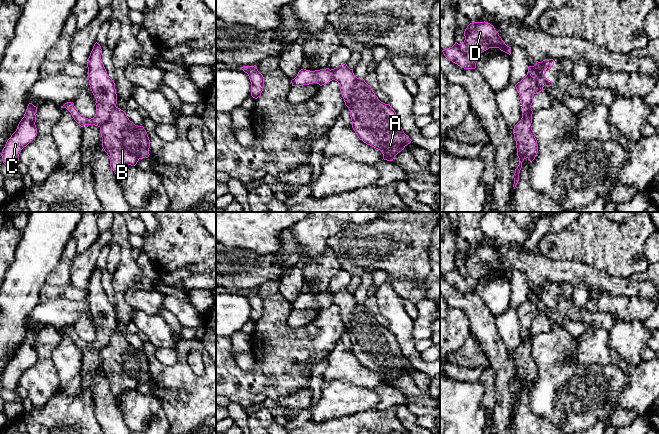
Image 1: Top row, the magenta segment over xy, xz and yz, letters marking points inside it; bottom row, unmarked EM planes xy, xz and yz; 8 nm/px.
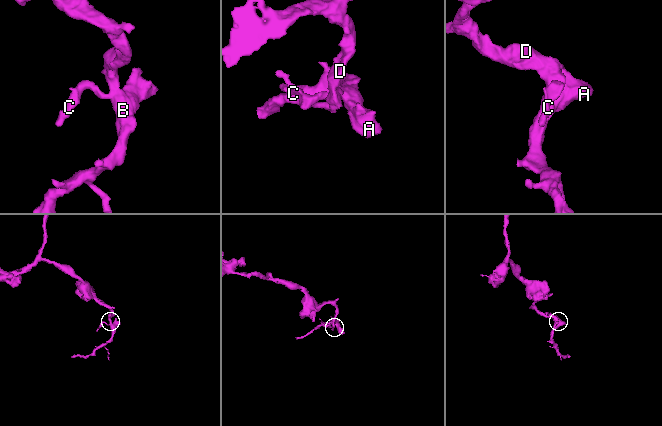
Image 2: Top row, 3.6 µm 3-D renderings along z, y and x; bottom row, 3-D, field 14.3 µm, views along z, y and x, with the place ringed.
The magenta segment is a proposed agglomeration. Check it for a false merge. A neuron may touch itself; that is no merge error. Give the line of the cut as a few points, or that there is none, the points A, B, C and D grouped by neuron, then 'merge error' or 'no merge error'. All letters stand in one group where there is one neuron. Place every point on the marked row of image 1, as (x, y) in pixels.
cut xy (115, 105), (111, 109), (109, 118), (100, 127); groups A B / C D; merge error

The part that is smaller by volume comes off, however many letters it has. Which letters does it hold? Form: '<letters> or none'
A, B

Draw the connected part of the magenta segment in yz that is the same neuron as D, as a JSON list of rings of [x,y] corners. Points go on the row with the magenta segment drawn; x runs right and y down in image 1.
[[[472,22],[464,31],[465,40],[462,44],[455,44],[442,50],[444,56],[464,69],[475,69],[480,54],[489,48],[499,48],[511,54],[511,47],[507,46],[494,26],[488,22]]]

